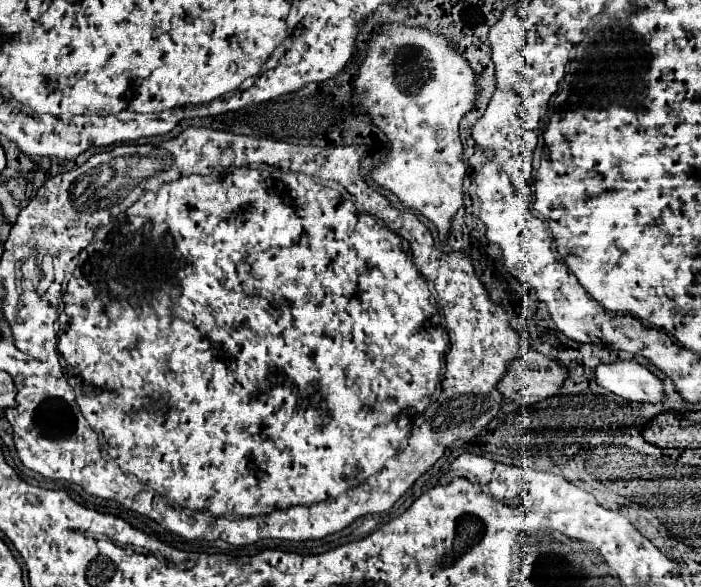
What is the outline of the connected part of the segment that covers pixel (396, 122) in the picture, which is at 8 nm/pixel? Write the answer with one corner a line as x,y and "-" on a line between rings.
407,26
381,28
381,32
369,42
367,58
361,64
359,76
355,80
355,102
363,112
371,116
373,124
377,124
387,134
391,144
387,158
377,168
373,168
371,176
377,184
397,194
405,206
427,216
437,226
441,242
447,240
451,218
463,204
461,180
467,166
461,160
463,144
459,140
457,124
465,112
473,108
475,94
475,74
467,60
457,54
443,36

